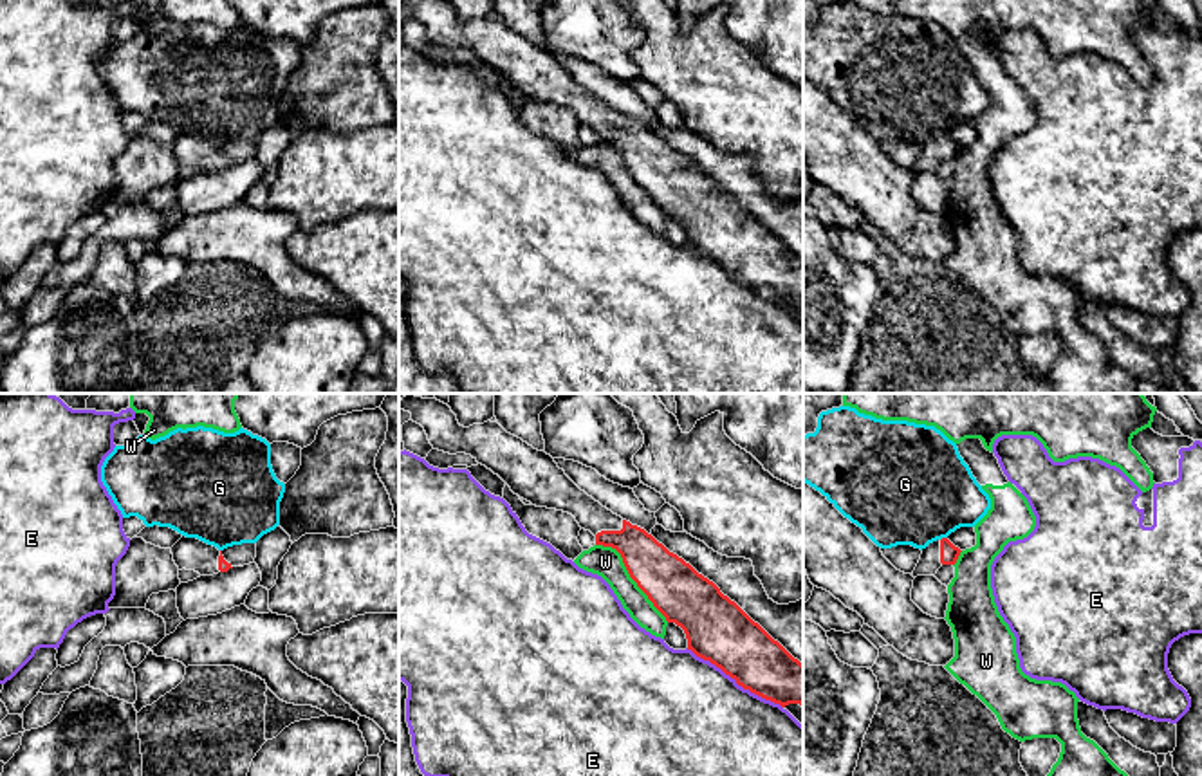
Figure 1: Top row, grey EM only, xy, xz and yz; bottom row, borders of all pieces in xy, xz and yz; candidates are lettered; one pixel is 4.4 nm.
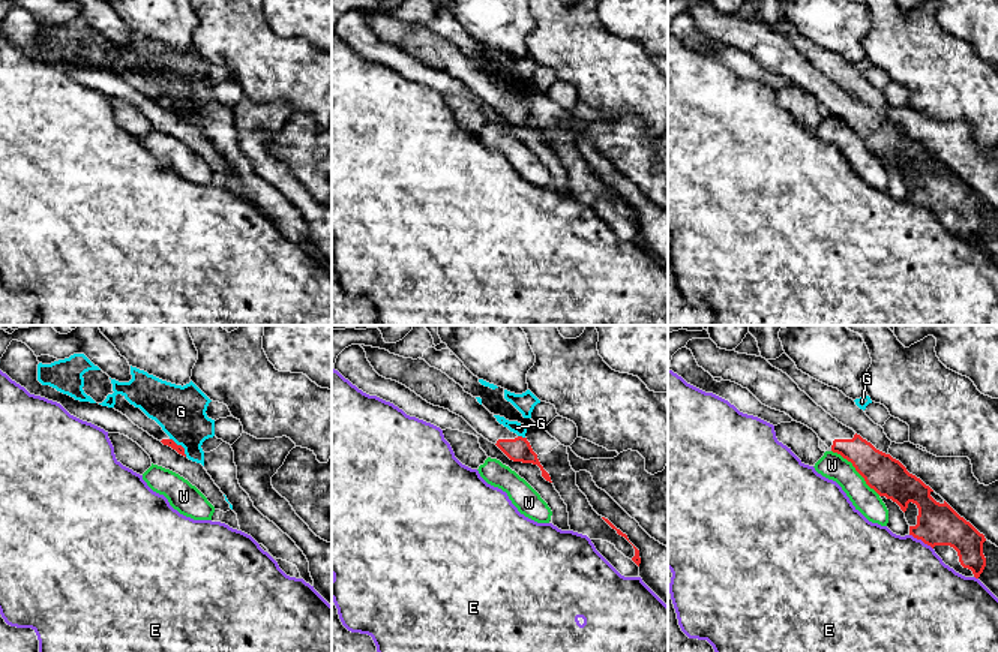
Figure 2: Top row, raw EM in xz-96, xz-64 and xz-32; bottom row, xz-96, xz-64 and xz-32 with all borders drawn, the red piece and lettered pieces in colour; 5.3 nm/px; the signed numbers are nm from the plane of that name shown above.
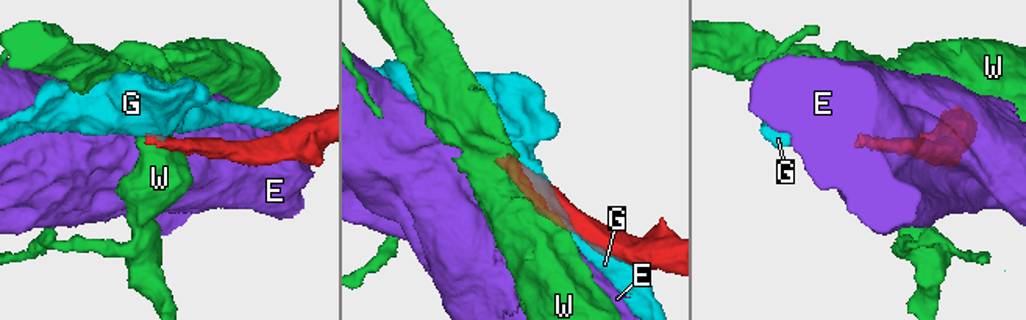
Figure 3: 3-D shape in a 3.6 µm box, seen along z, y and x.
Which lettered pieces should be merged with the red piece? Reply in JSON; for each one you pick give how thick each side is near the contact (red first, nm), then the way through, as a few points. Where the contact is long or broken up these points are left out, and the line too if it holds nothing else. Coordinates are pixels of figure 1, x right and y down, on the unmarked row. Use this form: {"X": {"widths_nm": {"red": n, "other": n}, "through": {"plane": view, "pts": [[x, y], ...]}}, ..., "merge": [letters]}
{"merge": []}

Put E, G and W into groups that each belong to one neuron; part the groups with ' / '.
E / G / W

